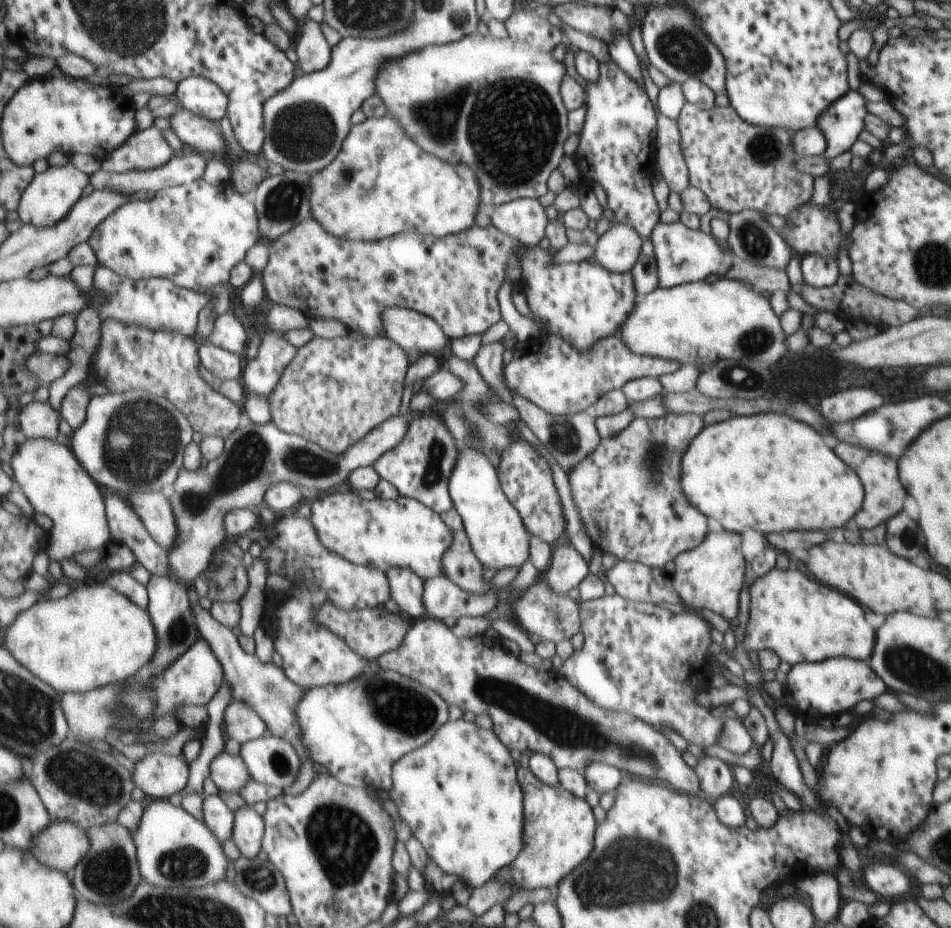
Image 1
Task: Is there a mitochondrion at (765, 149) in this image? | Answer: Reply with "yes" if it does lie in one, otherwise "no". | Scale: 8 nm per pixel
yes

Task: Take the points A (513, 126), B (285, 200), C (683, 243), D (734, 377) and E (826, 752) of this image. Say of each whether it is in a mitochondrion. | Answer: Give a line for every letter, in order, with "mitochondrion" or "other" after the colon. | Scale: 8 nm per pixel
A: mitochondrion
B: mitochondrion
C: other
D: mitochondrion
E: other

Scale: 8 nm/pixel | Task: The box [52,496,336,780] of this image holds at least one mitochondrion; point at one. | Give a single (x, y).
(177, 630)

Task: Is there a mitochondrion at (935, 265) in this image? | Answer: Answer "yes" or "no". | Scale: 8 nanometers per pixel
yes

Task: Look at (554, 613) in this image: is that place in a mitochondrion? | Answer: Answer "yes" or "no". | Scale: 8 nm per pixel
yes

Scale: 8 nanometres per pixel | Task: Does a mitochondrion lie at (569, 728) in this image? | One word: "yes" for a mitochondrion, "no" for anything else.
yes

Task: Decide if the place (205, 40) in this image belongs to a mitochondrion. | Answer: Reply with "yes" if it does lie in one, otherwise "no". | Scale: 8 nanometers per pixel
no

